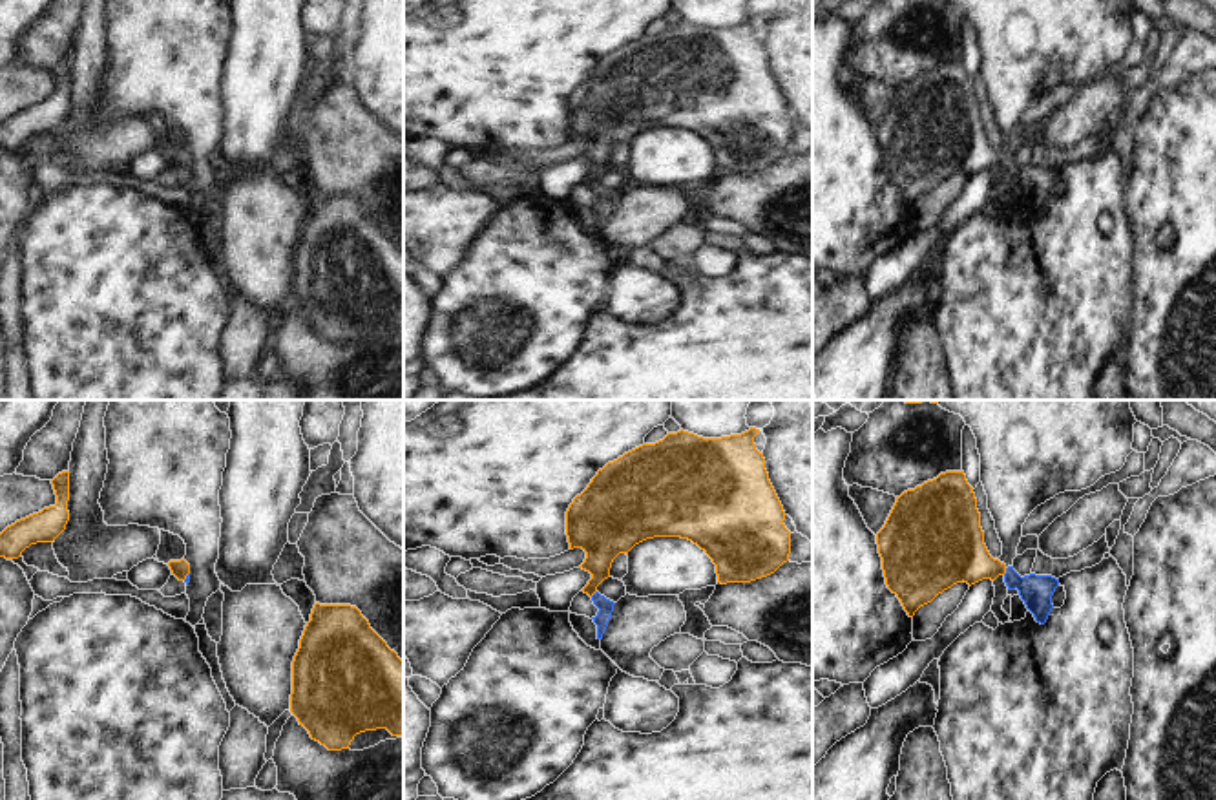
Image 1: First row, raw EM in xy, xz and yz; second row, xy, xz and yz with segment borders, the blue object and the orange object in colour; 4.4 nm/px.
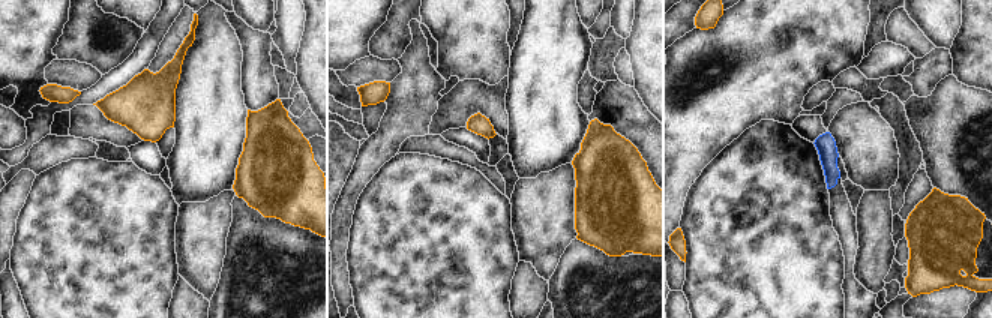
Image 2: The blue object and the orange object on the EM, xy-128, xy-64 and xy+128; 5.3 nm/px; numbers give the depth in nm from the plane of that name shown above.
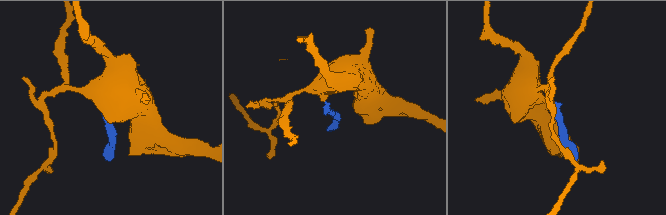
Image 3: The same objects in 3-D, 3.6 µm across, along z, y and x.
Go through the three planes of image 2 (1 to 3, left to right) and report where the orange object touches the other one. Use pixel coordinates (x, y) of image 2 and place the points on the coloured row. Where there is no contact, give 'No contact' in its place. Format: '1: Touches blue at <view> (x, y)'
1: No contact
2: No contact
3: No contact

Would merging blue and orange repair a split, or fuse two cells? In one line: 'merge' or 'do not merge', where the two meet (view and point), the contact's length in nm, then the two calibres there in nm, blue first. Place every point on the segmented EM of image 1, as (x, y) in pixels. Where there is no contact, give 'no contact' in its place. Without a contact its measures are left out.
merge | yz (1006, 572) | 40 nm | 140/260 nm

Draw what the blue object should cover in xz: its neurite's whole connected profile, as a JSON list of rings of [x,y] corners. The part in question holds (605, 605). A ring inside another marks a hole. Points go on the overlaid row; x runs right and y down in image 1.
[[[756,427],[721,438],[703,438],[683,429],[668,433],[655,444],[643,444],[608,462],[573,499],[566,511],[566,535],[570,550],[586,552],[579,568],[592,574],[582,592],[599,608],[592,617],[597,639],[603,639],[615,605],[601,595],[597,586],[610,577],[619,553],[628,555],[646,539],[692,541],[712,559],[721,584],[767,577],[789,561],[791,532],[783,524],[785,511],[769,480],[763,453],[756,449],[758,433]]]

